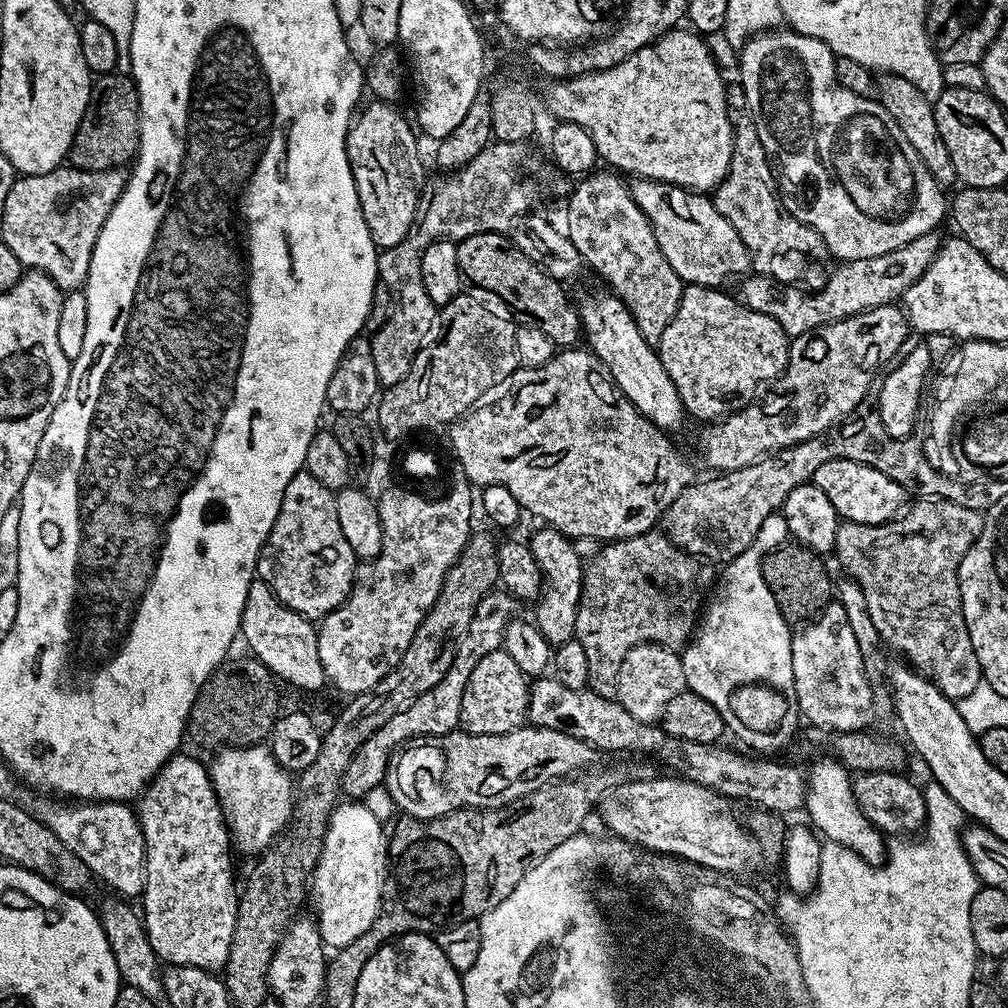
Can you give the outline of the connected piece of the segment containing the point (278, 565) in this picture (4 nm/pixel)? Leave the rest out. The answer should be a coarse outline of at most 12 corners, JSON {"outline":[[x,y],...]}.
{"outline":[[290,478],[255,575],[329,616],[356,576],[333,489]]}

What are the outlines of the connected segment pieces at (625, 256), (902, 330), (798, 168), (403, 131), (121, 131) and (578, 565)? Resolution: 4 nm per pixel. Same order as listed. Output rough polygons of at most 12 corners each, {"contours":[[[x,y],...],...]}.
{"contours":[[[615,171],[569,191],[566,231],[656,346],[685,285]],[[890,303],[791,337],[700,436],[717,473],[840,424],[909,336]],[[787,27],[739,49],[787,212],[837,261],[939,229],[879,99]],[[365,103],[346,154],[377,249],[414,222],[426,175],[391,103]],[[97,75],[66,160],[124,168],[140,150],[131,75]],[[540,526],[527,545],[543,576],[536,629],[576,635],[584,564],[573,541]]]}

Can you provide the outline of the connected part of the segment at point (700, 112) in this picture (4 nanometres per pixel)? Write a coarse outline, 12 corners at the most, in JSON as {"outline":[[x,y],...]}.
{"outline":[[677,26],[543,107],[632,178],[701,194],[734,120],[707,39]]}

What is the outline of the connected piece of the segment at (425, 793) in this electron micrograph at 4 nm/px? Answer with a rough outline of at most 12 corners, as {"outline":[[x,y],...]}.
{"outline":[[535,726],[405,740],[397,809],[500,808],[587,769],[585,740]]}

